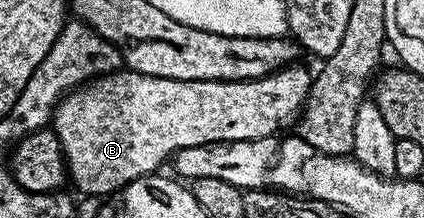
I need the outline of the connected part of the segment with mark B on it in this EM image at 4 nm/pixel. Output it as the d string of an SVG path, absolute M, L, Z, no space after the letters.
M291 64L283 70L276 70L273 74L263 78L254 78L251 82L217 82L216 80L168 80L167 78L157 78L147 74L138 74L135 70L123 68L115 70L113 74L103 74L93 80L81 85L77 90L70 91L61 102L58 103L54 117L52 119L52 129L57 134L62 151L66 157L66 168L68 178L71 183L82 189L81 193L86 196L113 196L118 191L123 190L128 183L137 178L142 178L145 174L153 174L161 171L162 161L173 159L178 151L209 142L239 142L249 138L263 138L269 134L278 134L278 126L286 126L294 117L299 117L300 111L307 105L308 95L312 90L312 74L302 67L302 64Z

